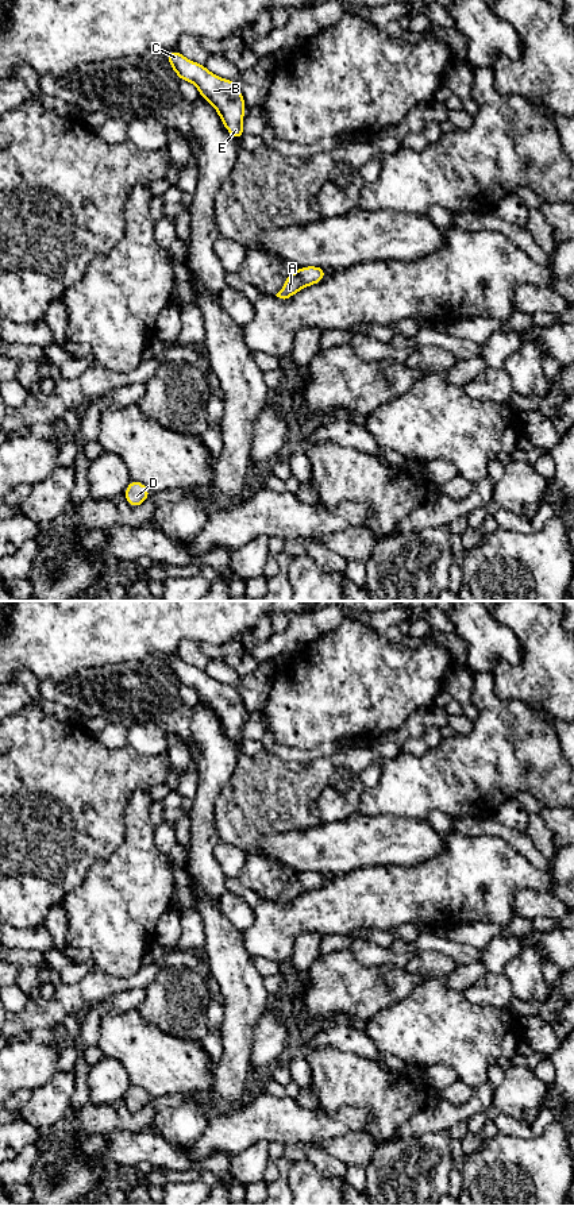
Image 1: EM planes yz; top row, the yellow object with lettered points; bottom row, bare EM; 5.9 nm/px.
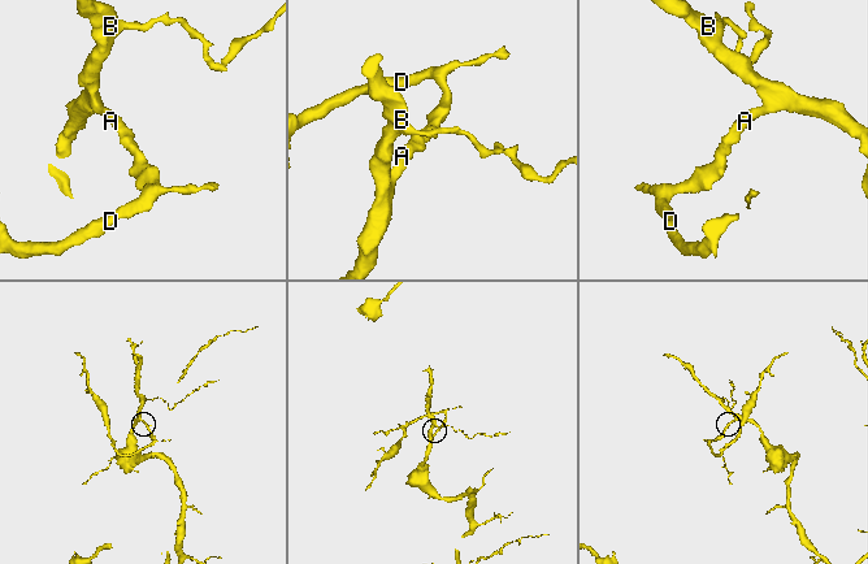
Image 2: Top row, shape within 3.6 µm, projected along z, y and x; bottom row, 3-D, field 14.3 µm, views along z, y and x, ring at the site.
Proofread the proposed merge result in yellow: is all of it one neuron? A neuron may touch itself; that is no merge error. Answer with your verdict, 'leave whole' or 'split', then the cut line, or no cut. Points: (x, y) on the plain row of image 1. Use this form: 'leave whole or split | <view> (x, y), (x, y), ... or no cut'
leave whole | no cut

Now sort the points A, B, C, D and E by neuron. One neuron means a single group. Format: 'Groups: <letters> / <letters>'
Groups: A B C D E

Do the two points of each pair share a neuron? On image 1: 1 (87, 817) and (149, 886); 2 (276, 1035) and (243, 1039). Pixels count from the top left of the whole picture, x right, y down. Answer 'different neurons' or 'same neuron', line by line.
1: different neurons
2: different neurons

